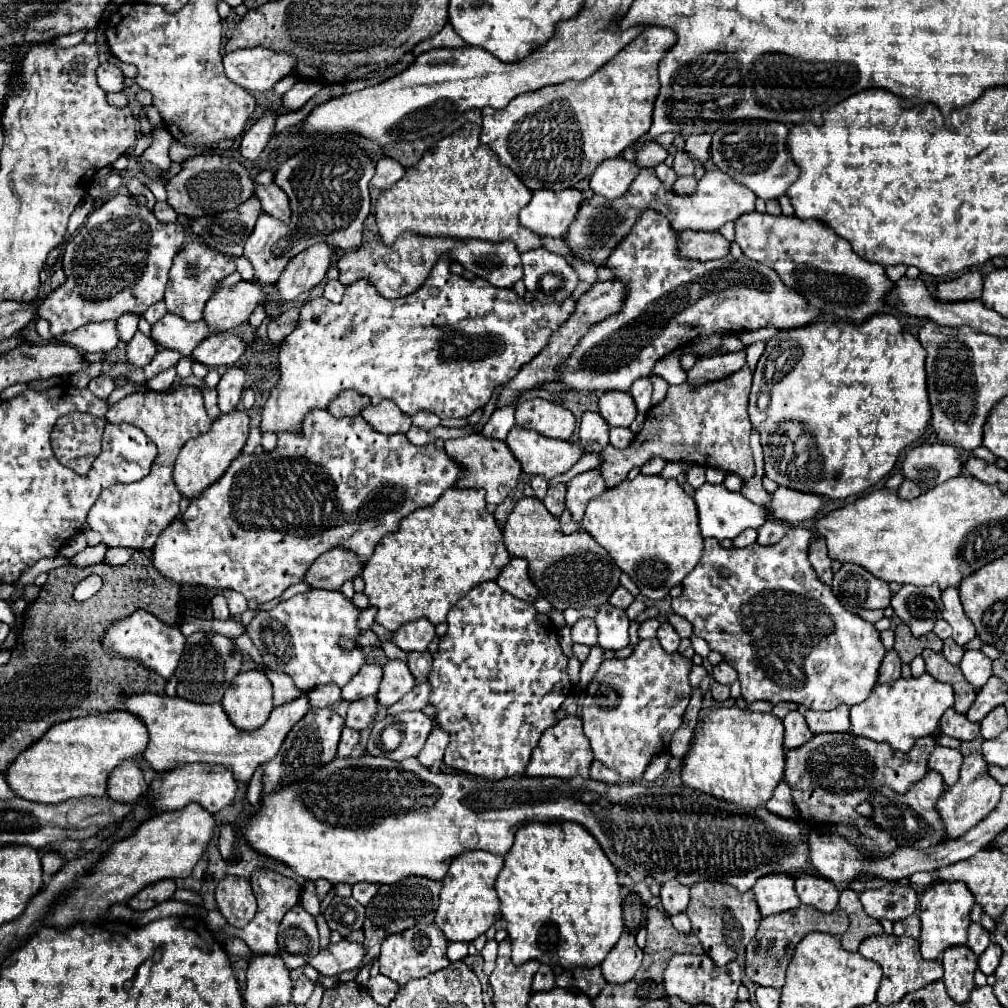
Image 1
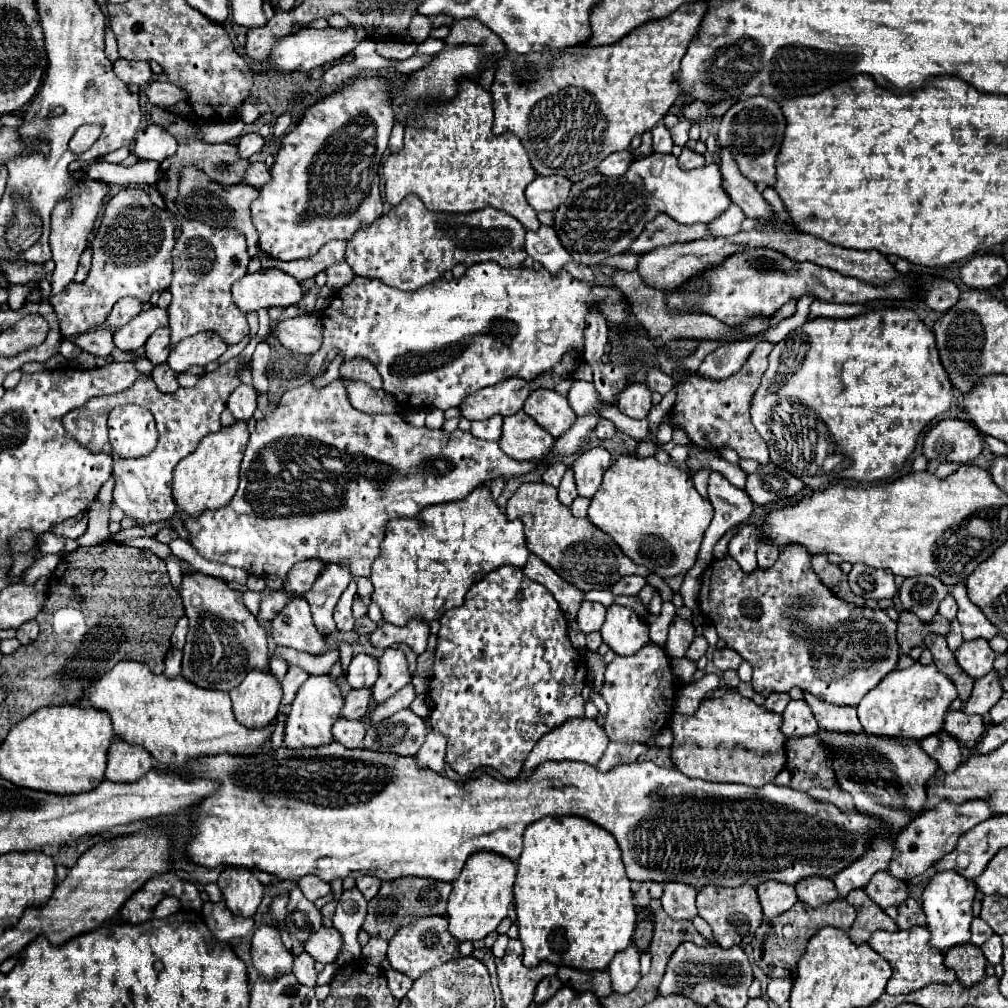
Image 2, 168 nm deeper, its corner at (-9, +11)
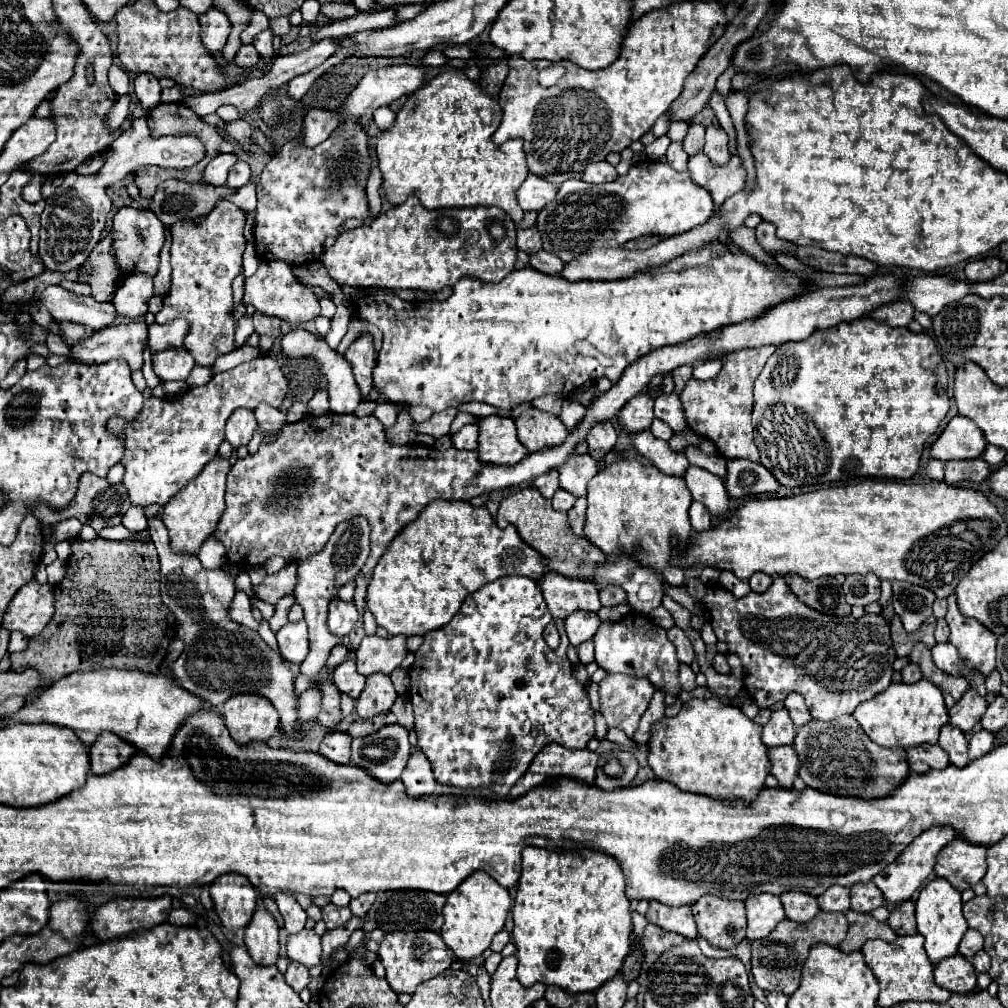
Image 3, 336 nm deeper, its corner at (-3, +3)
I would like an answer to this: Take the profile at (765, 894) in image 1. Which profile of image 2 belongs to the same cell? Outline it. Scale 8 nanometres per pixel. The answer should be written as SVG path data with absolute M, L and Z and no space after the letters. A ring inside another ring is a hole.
M767 880L757 886L757 894L763 906L763 914L767 918L773 918L775 914L787 912L799 898L795 894L795 888L785 882L777 880Z

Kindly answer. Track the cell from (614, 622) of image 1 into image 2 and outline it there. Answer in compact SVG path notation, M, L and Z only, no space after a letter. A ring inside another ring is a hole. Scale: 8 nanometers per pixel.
M613 604L607 608L601 636L619 656L631 656L649 642L649 626L631 608Z

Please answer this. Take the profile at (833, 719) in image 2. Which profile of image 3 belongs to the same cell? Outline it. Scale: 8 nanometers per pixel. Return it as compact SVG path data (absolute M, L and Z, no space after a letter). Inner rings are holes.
M789 694L783 704L789 710L789 716L791 716L791 720L793 720L793 724L797 728L811 720L811 714L809 714L809 710L807 710L807 706L805 706L805 702L803 702L803 698L799 694Z

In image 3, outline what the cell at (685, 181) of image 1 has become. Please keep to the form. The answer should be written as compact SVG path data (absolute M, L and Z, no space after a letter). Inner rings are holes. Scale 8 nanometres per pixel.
M671 142L671 144L669 144L669 148L667 148L667 162L669 162L675 170L679 170L679 172L687 170L687 158L689 158L689 156L685 154L681 142Z

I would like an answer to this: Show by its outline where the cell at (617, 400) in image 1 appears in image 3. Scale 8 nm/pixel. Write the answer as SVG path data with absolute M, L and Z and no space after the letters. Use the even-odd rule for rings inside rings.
M647 392L637 394L635 398L631 398L631 402L627 402L627 406L623 406L623 410L619 410L619 426L625 432L637 434L643 430L651 428L653 422L653 398Z

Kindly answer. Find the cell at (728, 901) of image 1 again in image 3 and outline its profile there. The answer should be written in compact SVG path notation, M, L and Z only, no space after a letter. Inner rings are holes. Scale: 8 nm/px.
M703 896L693 904L699 936L711 946L735 948L745 938L745 904L719 896Z

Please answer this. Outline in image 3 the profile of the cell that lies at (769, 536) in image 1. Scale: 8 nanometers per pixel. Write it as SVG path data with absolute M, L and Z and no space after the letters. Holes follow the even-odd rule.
M753 574L749 578L749 586L753 592L765 592L771 586L771 582L773 582L773 578L767 574Z

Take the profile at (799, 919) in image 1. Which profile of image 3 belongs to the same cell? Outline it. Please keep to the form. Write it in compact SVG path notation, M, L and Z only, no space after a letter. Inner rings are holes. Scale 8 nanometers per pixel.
M819 912L811 922L797 924L791 920L783 920L775 926L775 930L765 938L751 944L751 966L753 966L753 978L759 988L765 992L781 992L785 996L791 996L799 986L799 976L803 962L807 960L809 948L823 942L829 946L839 946L847 934L847 918L843 912Z

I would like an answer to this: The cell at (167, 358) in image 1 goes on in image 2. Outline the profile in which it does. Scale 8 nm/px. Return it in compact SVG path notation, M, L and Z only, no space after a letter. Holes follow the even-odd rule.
M197 220L181 224L173 248L173 282L169 286L173 300L167 308L171 348L175 348L183 338L195 336L203 330L221 334L229 344L237 344L249 334L249 324L243 312L237 310L231 300L231 286L247 274L249 260L245 236L237 234L237 230L221 230Z

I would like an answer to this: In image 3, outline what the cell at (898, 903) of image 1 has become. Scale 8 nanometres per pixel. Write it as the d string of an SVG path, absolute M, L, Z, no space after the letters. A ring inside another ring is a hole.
M873 882L851 886L851 910L871 912L883 904L883 896L879 894L879 888Z

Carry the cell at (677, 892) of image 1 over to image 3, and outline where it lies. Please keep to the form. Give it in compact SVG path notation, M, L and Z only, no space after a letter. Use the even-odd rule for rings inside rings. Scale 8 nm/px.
M651 900L645 918L647 918L647 922L651 922L663 930L677 932L685 938L697 938L697 928L695 928L695 920L691 914L691 906L671 908L661 902Z

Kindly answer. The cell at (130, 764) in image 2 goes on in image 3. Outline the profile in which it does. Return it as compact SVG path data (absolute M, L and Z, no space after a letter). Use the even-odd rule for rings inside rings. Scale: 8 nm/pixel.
M103 732L95 740L95 744L89 748L89 760L91 760L91 772L93 774L107 774L111 770L117 770L129 762L129 758L135 754L135 746L129 742L123 742L117 734Z

